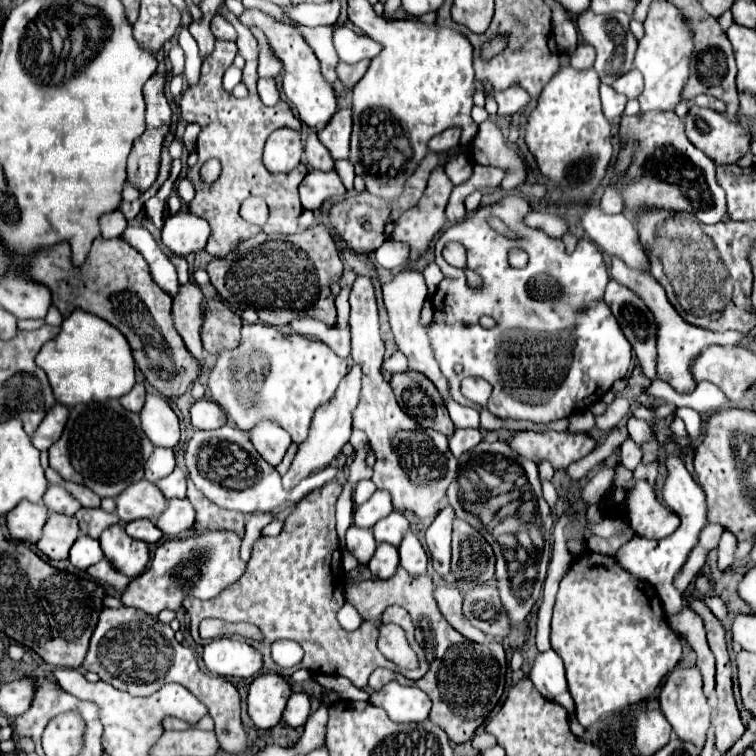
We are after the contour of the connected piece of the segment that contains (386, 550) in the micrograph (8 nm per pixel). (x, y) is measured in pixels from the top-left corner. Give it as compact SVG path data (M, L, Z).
M377 544L377 550L373 554L373 558L369 560L369 570L373 576L377 578L387 578L393 576L399 568L399 556L397 556L397 548L391 544Z

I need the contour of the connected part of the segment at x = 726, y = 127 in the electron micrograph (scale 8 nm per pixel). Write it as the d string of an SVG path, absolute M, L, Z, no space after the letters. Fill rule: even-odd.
M689 108L685 134L701 152L715 160L715 164L733 164L749 152L749 132L707 108Z

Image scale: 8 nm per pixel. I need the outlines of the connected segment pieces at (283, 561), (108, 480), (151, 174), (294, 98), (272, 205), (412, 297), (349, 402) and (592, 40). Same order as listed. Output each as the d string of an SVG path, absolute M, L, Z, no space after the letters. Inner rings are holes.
M333 480L333 482L329 482L329 484L325 484L325 486L317 488L317 490L313 490L303 500L299 500L297 506L295 506L295 510L285 518L285 524L283 524L283 530L281 530L279 536L275 536L275 538L261 536L255 542L245 573L237 582L233 582L229 588L225 588L221 592L221 596L215 596L211 600L197 600L197 598L187 596L183 600L183 608L187 610L187 614L191 618L191 636L193 636L193 640L197 644L199 644L199 622L205 620L205 618L219 618L219 620L225 620L225 622L251 622L251 624L255 624L261 630L263 640L249 642L249 644L253 644L263 654L263 660L265 660L263 668L267 672L275 672L275 674L281 674L281 676L291 676L291 672L295 670L295 666L289 668L289 670L283 670L277 664L273 664L273 660L271 660L271 644L275 640L281 640L281 638L295 640L305 650L305 656L297 664L297 668L307 668L307 670L321 672L321 674L331 674L331 676L345 676L357 688L367 688L367 678L369 678L369 674L375 668L389 668L393 672L401 672L405 678L411 678L411 680L421 678L429 670L427 660L423 656L423 650L421 650L421 646L413 638L411 618L409 618L409 614L401 606L389 606L381 614L381 624L393 622L393 624L399 624L401 628L405 628L407 640L409 640L411 648L415 650L415 654L419 658L419 668L415 668L415 670L405 670L405 668L395 666L393 662L389 662L377 650L379 630L377 630L377 626L373 622L365 620L355 632L347 632L347 630L343 630L339 626L335 614L337 614L337 610L345 603L343 568L341 568L341 548L339 548L339 542L337 542L337 534L335 534L335 502L337 502L339 494L341 494L341 484L337 480Z
M107 400L99 404L77 404L69 412L69 422L63 430L63 436L49 448L49 466L61 474L63 480L83 484L91 488L101 498L119 496L129 484L143 478L143 464L153 452L151 440L145 436L139 424L139 416L125 410L119 400Z
M159 72L153 74L147 80L147 84L143 86L143 96L145 96L145 106L147 106L147 112L145 112L145 132L133 142L133 150L131 150L129 162L127 162L129 184L137 184L141 188L141 192L151 188L151 184L157 178L159 160L161 160L161 144L163 144L163 138L165 138L165 134L169 132L169 126L171 126L171 108L167 104L163 86L165 86L165 74L159 74Z
M245 10L243 16L239 18L245 26L259 26L265 36L269 38L269 44L273 46L275 54L279 56L279 60L283 62L283 72L281 72L281 78L283 78L283 92L287 96L287 100L297 108L297 114L299 118L313 130L319 130L325 128L327 120L335 114L337 110L337 98L335 98L335 90L333 86L323 78L321 74L321 68L319 68L319 60L317 56L313 54L313 50L305 44L303 36L293 28L293 26L287 26L287 24L281 24L277 20L273 20L271 16L265 16L263 12L259 10Z
M217 40L213 54L203 62L201 66L201 84L187 88L179 100L181 116L187 122L197 122L201 126L199 138L197 138L197 156L199 162L187 170L186 177L195 186L195 198L189 202L189 212L195 216L201 216L211 226L211 236L207 240L205 252L213 258L225 258L229 252L237 248L241 240L247 240L249 236L255 236L257 232L269 232L269 234L283 234L291 236L297 232L299 216L303 212L297 186L301 184L307 174L305 164L300 163L287 174L275 174L269 172L263 166L263 146L267 136L273 132L273 128L301 128L301 120L297 120L285 100L279 100L277 106L269 108L261 102L257 94L257 80L245 82L249 88L249 96L245 100L237 100L223 88L223 74L233 64L233 58L237 54L235 42L221 42ZM211 156L219 158L223 172L217 182L205 184L199 180L199 168L205 160ZM249 196L261 196L265 198L269 206L269 222L261 228L255 224L245 222L239 216L239 206Z
M405 268L401 270L391 282L383 284L383 300L385 300L385 308L387 308L387 316L389 316L389 324L395 336L395 342L399 346L399 350L407 356L409 360L409 368L417 370L421 374L425 374L441 392L441 396L449 394L447 388L447 380L441 376L441 370L437 368L437 362L433 360L433 352L429 348L429 336L427 336L427 328L419 326L419 312L421 306L427 298L427 284L421 272L413 270L413 268Z
M353 366L347 376L341 380L335 396L323 404L321 408L317 408L313 420L311 420L311 428L309 428L309 436L305 438L305 442L299 444L299 450L295 454L295 460L289 468L289 472L283 476L283 484L285 488L295 488L299 484L299 480L323 470L325 466L331 464L333 458L337 458L337 454L341 452L341 448L349 442L351 436L351 412L355 410L357 402L359 402L359 392L361 392L361 366Z
M585 10L583 14L579 14L579 18L575 22L577 22L577 28L579 28L583 40L587 44L591 44L597 52L597 74L603 84L613 84L613 80L617 80L617 76L623 76L625 72L629 72L633 68L637 40L629 32L629 16L625 12L617 12L611 18L603 18L603 16L595 14L593 10Z

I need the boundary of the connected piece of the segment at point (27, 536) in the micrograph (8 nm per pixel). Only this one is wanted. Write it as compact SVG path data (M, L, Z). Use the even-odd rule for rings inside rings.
M19 502L9 514L7 514L7 530L11 538L21 542L35 544L41 538L43 524L47 520L47 508L41 502Z

